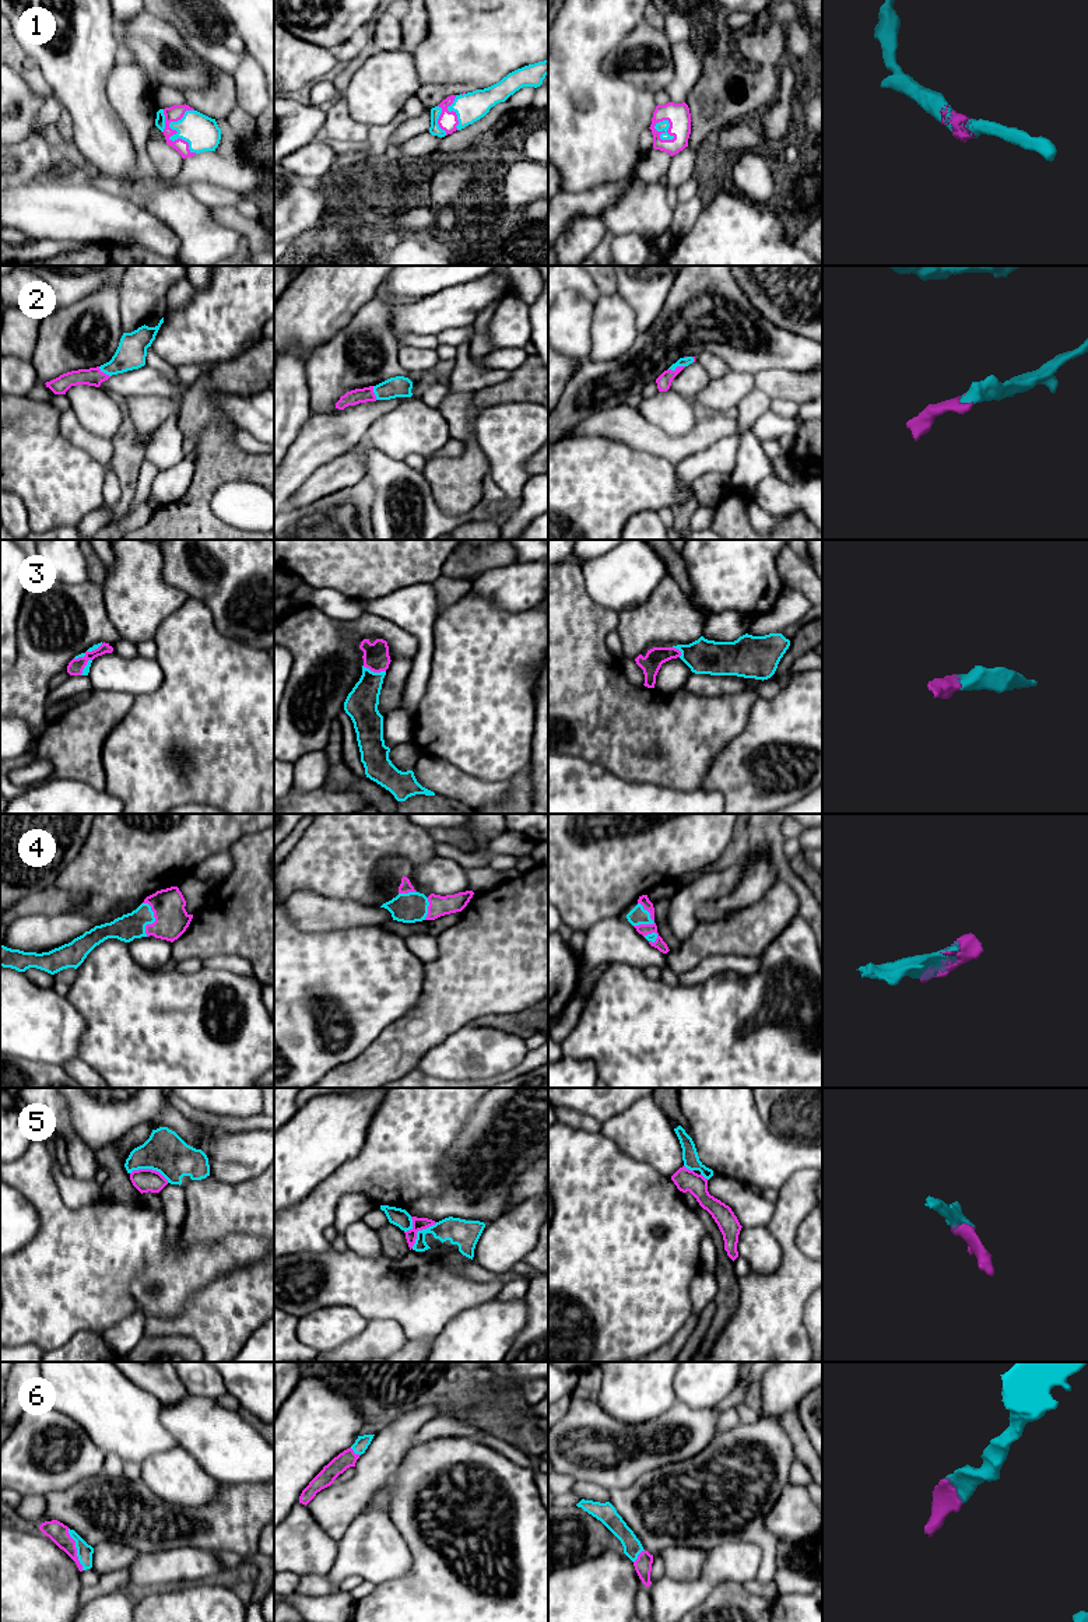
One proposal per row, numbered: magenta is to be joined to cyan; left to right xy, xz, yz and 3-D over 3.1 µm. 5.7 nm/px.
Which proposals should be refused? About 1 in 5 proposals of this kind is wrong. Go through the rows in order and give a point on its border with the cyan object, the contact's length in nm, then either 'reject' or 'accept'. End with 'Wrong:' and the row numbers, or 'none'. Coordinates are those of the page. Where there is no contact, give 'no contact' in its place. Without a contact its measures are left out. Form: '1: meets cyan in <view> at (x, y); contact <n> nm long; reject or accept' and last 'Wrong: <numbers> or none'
1: meets cyan in xy at (174, 134); contact 260 nm long; accept
2: meets cyan in yz at (676, 367); contact 100 nm long; accept
3: meets cyan in xz at (372, 671); contact 140 nm long; accept
4: meets cyan in xy at (154, 919); contact 200 nm long; accept
5: meets cyan in xy at (150, 1168); contact 240 nm long; reject
6: meets cyan in xy at (77, 1549); contact 260 nm long; accept
Wrong: 5

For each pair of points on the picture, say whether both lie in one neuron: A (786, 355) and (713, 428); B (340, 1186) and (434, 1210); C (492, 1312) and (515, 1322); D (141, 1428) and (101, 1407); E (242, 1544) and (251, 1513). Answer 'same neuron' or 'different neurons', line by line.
A: different neurons
B: different neurons
C: same neuron
D: same neuron
E: same neuron

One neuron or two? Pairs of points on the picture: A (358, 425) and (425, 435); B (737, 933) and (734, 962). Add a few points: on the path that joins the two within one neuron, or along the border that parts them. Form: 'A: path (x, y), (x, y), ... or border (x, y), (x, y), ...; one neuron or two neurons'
A: border (396, 407), (383, 413), (369, 427), (365, 438); two neurons
B: border (758, 955), (708, 955), (704, 959); two neurons

